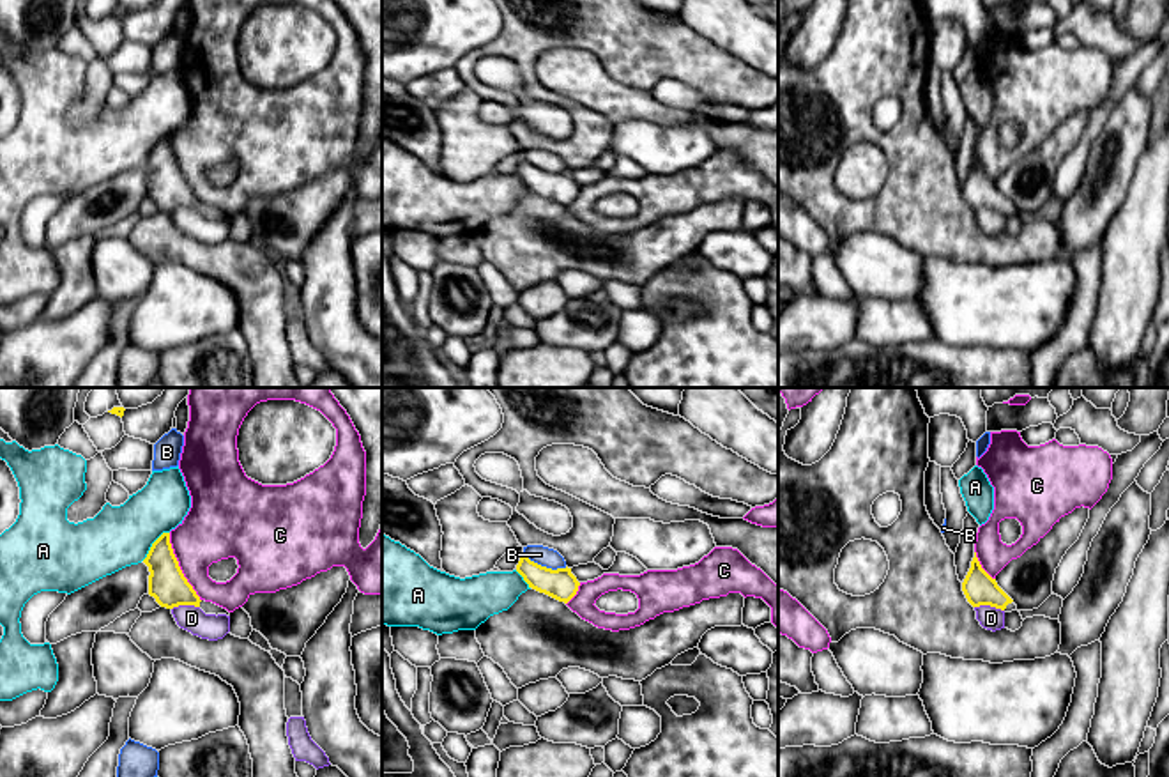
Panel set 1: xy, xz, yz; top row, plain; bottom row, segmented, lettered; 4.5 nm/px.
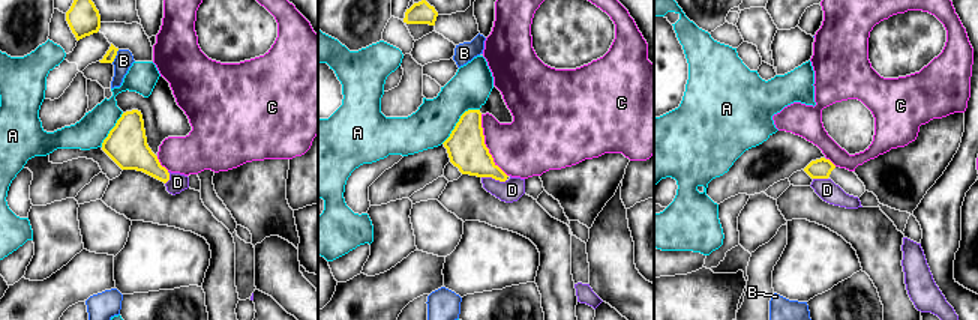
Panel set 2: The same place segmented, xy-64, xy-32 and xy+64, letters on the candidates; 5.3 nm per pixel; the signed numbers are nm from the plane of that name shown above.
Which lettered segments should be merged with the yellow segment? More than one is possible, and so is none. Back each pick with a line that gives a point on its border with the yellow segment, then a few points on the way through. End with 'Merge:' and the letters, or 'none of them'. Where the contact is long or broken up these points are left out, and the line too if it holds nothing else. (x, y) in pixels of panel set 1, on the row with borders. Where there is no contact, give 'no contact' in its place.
Merge: none of them

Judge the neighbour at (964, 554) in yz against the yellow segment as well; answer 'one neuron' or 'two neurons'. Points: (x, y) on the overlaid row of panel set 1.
two neurons

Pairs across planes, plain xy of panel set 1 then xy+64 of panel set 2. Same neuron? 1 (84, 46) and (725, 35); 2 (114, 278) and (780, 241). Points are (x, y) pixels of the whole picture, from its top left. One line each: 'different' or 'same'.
1: same
2: different

